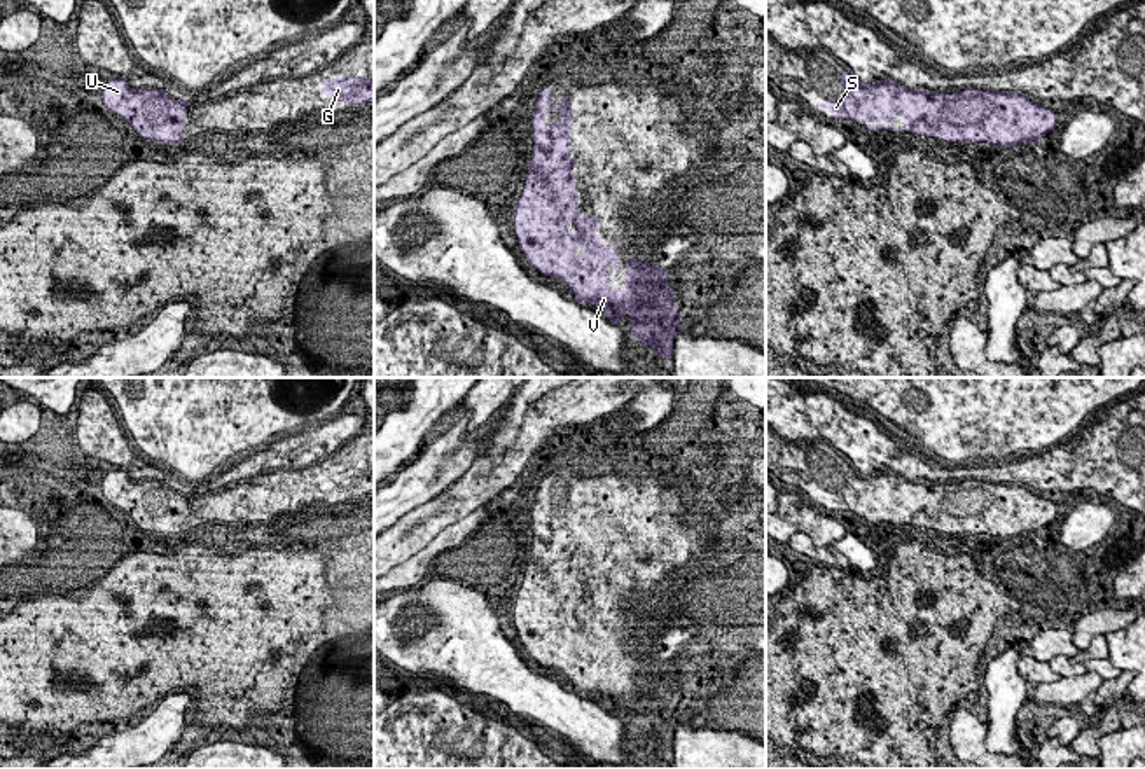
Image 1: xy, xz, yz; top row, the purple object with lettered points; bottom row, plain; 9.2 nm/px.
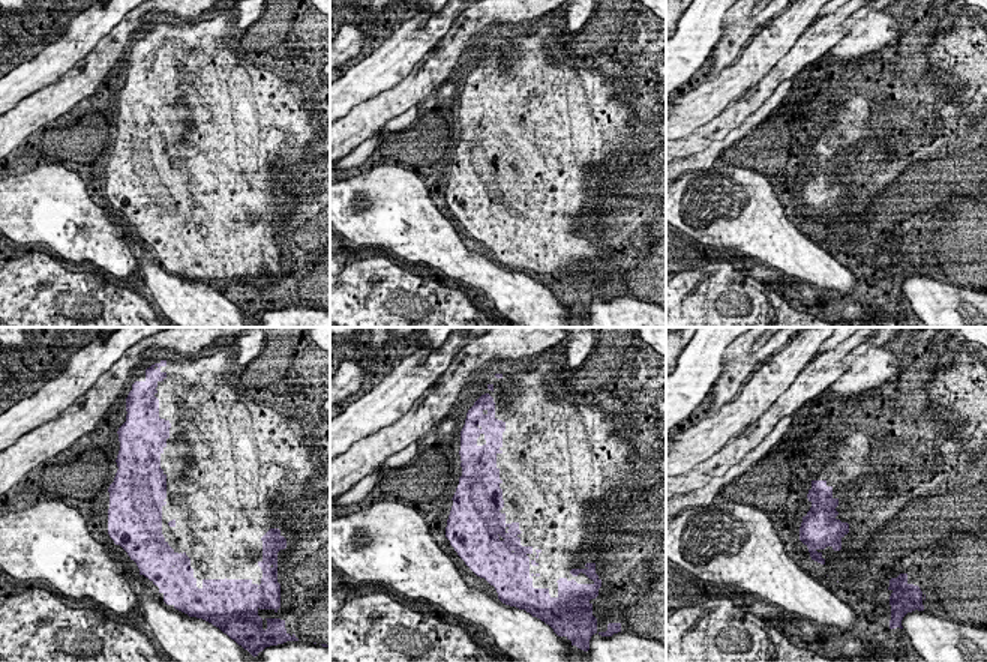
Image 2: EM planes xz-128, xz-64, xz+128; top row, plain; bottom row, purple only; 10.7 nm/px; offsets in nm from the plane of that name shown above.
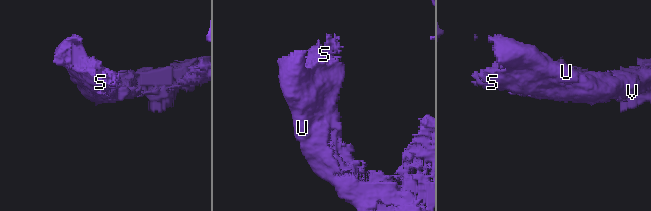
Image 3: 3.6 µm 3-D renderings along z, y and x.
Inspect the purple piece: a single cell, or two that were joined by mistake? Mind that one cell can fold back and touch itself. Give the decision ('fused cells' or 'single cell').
single cell

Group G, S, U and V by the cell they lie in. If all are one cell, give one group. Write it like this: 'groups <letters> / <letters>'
groups G S U V

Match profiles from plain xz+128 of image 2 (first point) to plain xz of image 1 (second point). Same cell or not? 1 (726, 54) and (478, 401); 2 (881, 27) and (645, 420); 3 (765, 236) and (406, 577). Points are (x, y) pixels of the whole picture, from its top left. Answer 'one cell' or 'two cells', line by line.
1: one cell
2: one cell
3: two cells

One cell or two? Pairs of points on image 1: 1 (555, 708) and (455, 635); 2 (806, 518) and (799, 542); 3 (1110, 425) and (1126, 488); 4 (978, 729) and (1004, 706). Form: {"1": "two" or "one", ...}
{"1": "one", "2": "two", "3": "one", "4": "two"}

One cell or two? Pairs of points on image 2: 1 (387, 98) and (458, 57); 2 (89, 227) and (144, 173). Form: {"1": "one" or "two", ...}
{"1": "one", "2": "two"}

